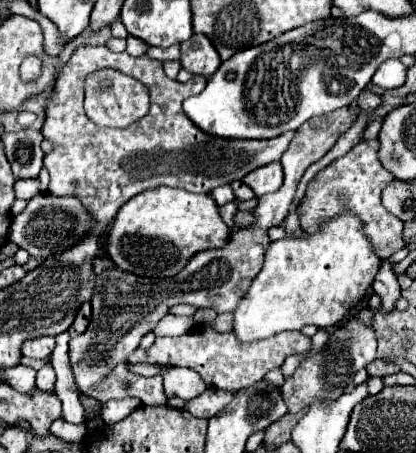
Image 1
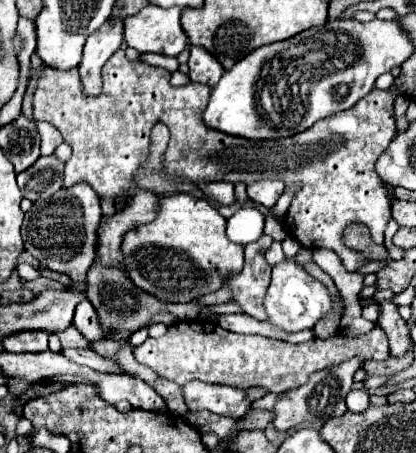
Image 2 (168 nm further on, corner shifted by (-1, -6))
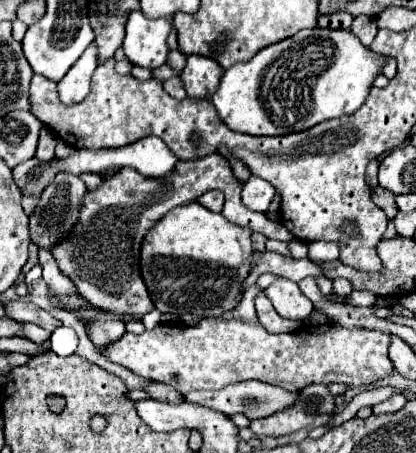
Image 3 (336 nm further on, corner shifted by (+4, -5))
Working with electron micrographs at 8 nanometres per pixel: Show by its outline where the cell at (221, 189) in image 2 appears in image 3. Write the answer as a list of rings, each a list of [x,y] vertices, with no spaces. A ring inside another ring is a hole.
[[[214,153],[190,163],[178,161],[174,175],[166,179],[144,179],[132,169],[118,171],[116,175],[104,179],[96,191],[88,191],[80,207],[80,221],[74,225],[66,243],[60,243],[52,249],[52,255],[56,257],[60,271],[76,283],[80,295],[86,297],[94,307],[144,317],[154,309],[138,269],[140,243],[146,231],[170,209],[192,203],[210,189],[220,189],[226,195],[222,213],[228,221],[258,231],[268,239],[294,239],[280,223],[270,221],[264,213],[256,213],[244,207],[240,201],[242,183],[234,179],[228,161],[220,153]]]

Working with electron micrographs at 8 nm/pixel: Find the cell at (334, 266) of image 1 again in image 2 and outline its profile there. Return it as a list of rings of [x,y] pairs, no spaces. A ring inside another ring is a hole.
[[[285,260],[283,264],[273,268],[273,280],[265,296],[265,310],[269,314],[269,322],[281,326],[285,332],[299,332],[313,328],[317,320],[321,320],[327,312],[331,312],[333,298],[329,290],[311,278],[303,268],[297,268],[295,262]]]

